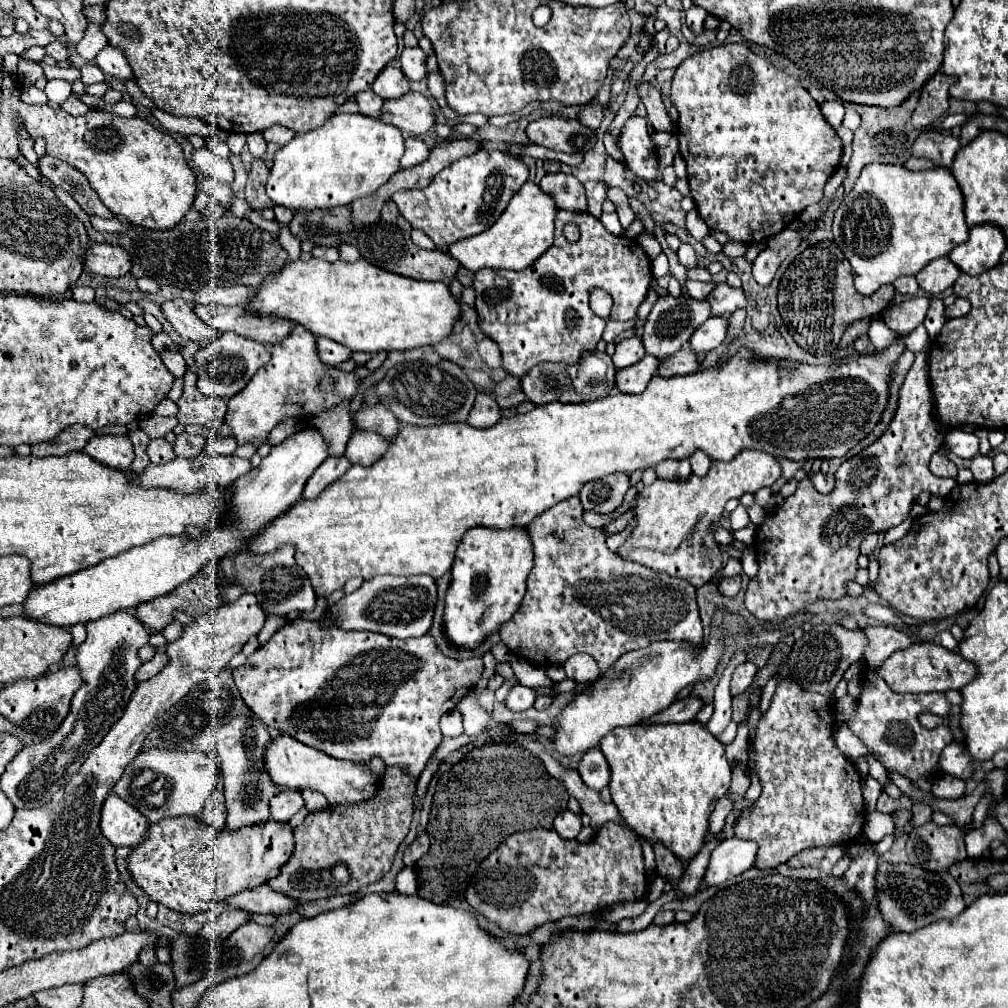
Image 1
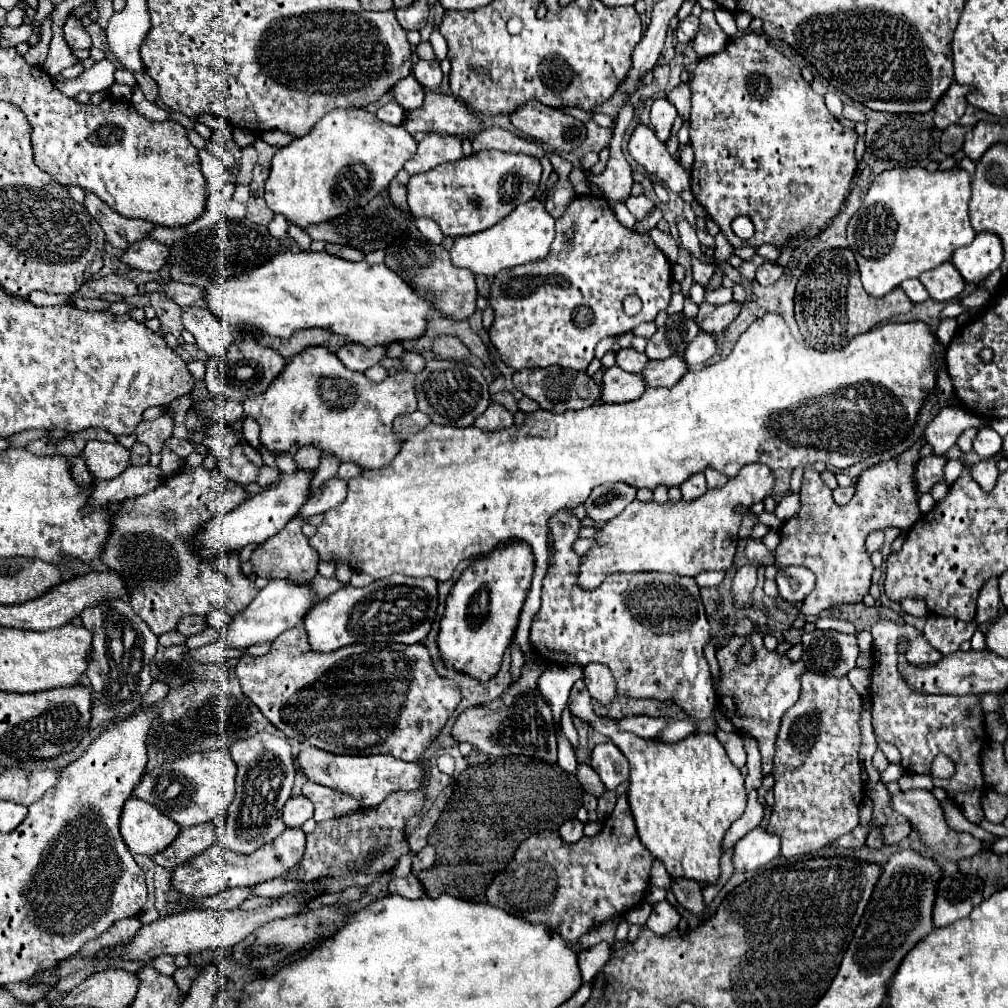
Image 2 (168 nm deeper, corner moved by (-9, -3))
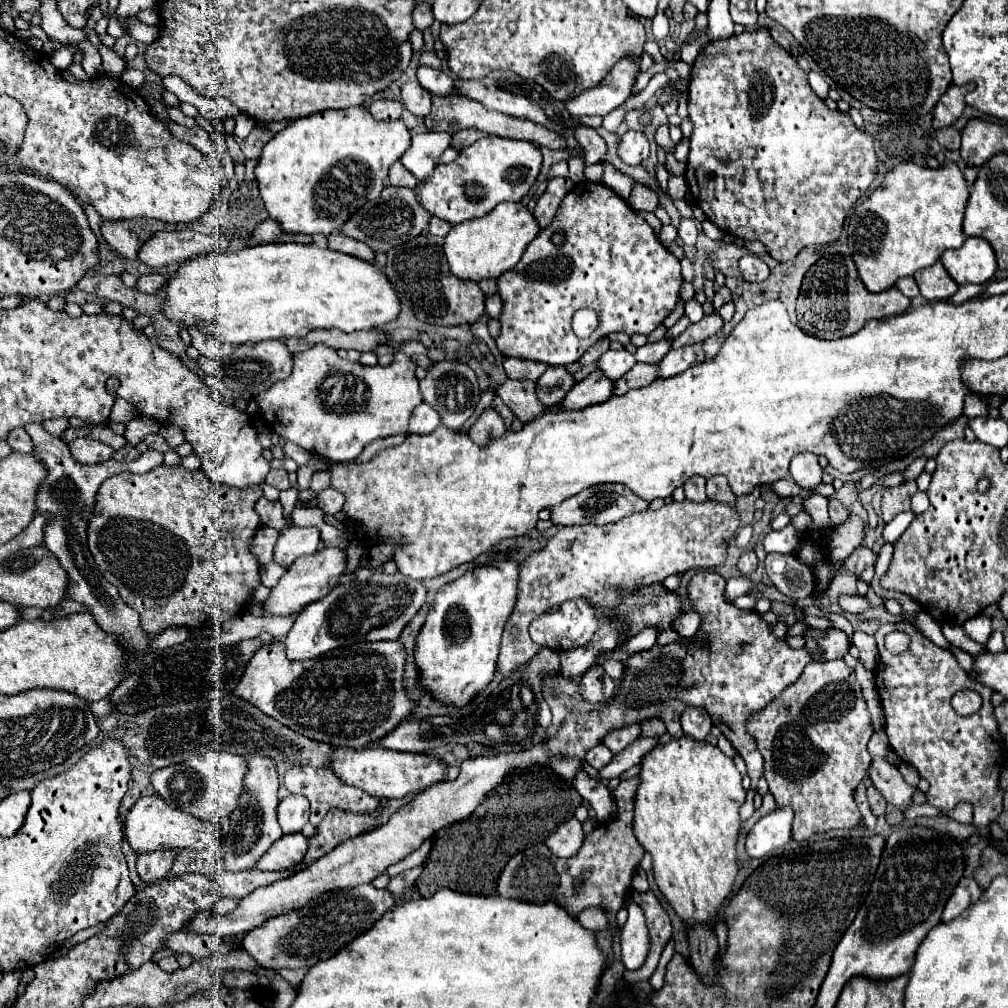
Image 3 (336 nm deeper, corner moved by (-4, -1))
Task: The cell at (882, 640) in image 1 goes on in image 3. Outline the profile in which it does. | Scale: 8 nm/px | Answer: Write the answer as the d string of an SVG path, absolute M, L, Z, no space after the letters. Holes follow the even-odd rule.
M905 620L883 624L875 632L875 640L879 648L875 682L885 712L885 732L891 748L927 780L929 790L925 796L929 804L941 810L951 810L957 802L967 800L975 810L975 826L981 830L987 828L1003 810L999 774L1005 766L1005 742L989 702L993 690L973 682L963 672L953 652L935 646ZM893 630L901 630L911 638L909 648L901 654L891 654L883 644L885 636ZM963 688L971 688L983 696L983 706L971 716L959 716L951 706L951 696Z

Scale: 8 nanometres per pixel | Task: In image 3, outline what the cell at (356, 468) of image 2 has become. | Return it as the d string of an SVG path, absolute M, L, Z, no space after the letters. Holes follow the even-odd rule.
M323 470L323 472L317 472L317 474L313 474L313 478L311 478L311 490L315 492L315 494L319 494L321 490L325 490L327 486L329 486L329 470Z

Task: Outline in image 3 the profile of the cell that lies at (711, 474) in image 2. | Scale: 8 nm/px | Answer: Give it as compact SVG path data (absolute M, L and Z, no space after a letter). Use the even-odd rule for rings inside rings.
M713 476L707 480L707 496L709 496L709 500L725 502L729 506L735 506L735 502L737 502L737 496L729 490L727 478L721 478L721 476Z

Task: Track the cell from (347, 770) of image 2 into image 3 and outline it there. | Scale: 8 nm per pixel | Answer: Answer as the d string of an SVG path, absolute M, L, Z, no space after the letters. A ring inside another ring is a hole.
M379 746L365 748L365 750L339 748L333 754L331 768L339 774L343 782L357 786L381 800L403 798L409 792L421 792L431 784L443 782L447 772L447 764L435 756L419 754L419 752L393 752Z

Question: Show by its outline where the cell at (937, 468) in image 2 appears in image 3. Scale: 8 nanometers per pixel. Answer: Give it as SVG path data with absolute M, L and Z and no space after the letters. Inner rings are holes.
M915 480L903 482L893 488L885 488L883 500L881 500L881 518L889 522L895 514L905 512L911 508L911 496L917 492Z

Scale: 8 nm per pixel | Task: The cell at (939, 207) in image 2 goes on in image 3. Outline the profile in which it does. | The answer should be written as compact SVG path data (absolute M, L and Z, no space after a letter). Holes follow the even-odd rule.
M905 162L895 166L891 172L887 172L883 184L875 188L865 202L855 206L847 226L851 256L855 260L859 278L863 280L865 288L873 294L879 294L891 288L899 278L913 276L917 270L935 264L943 254L943 250L959 248L965 242L961 224L963 224L967 198L969 198L969 184L955 162L949 162L945 168L937 168L937 170L923 168L913 162Z

